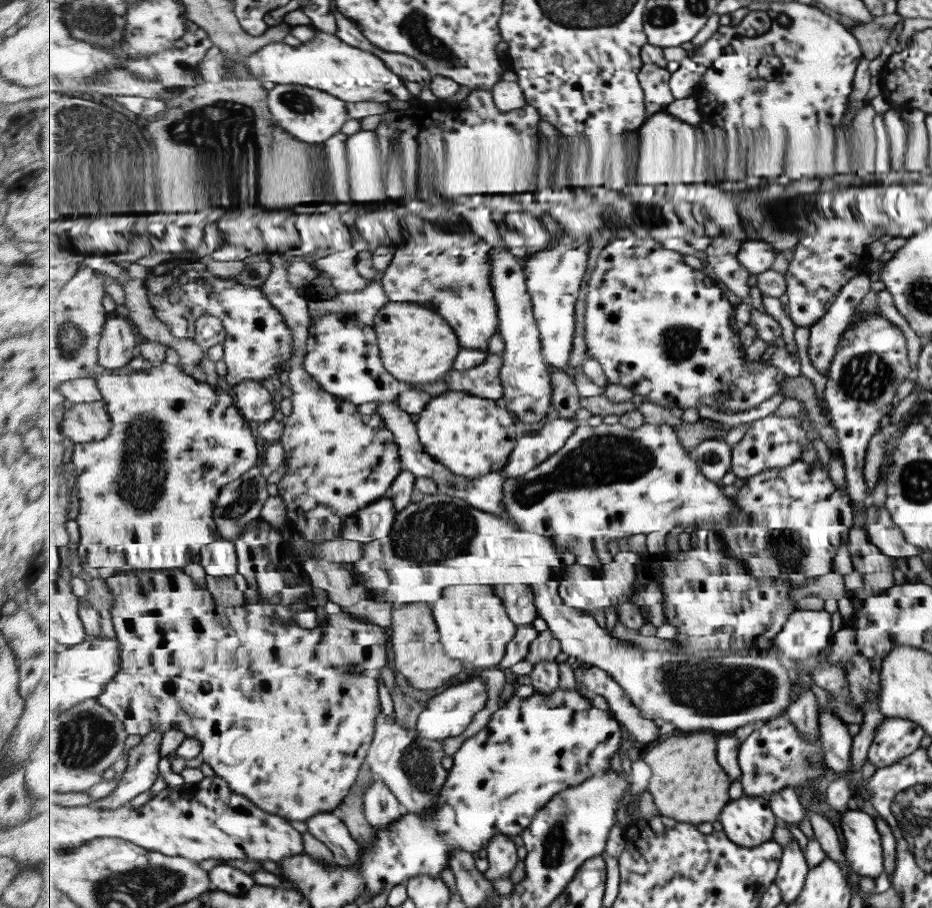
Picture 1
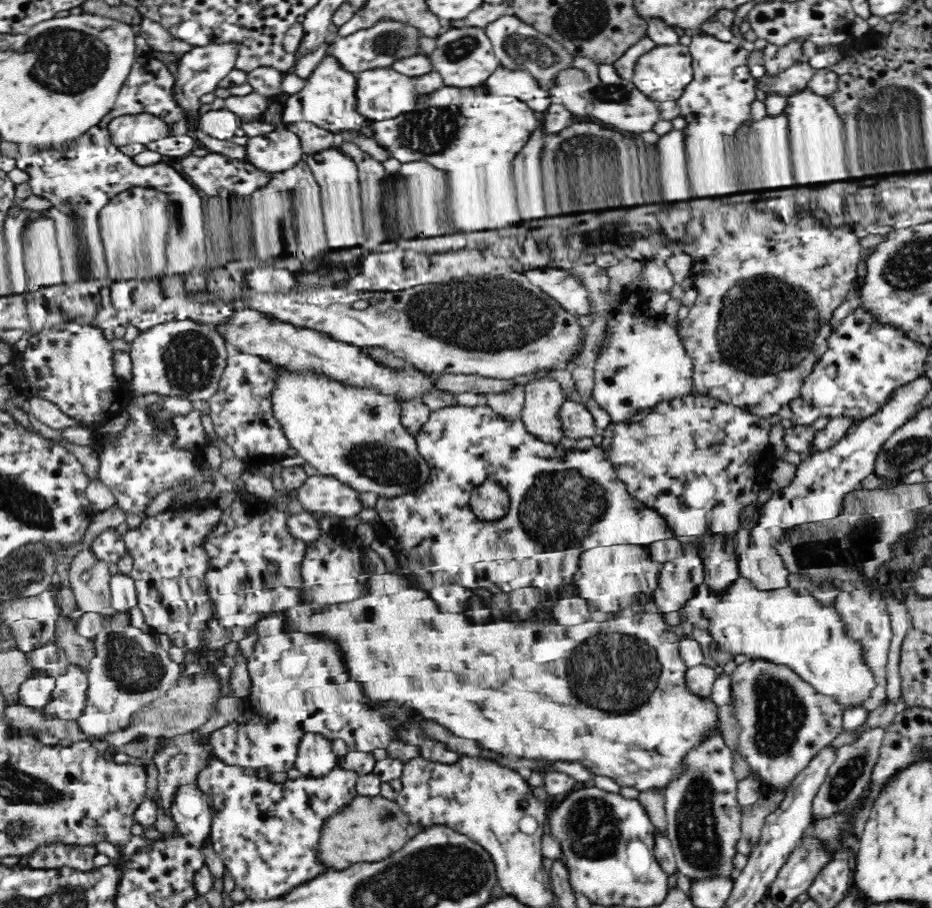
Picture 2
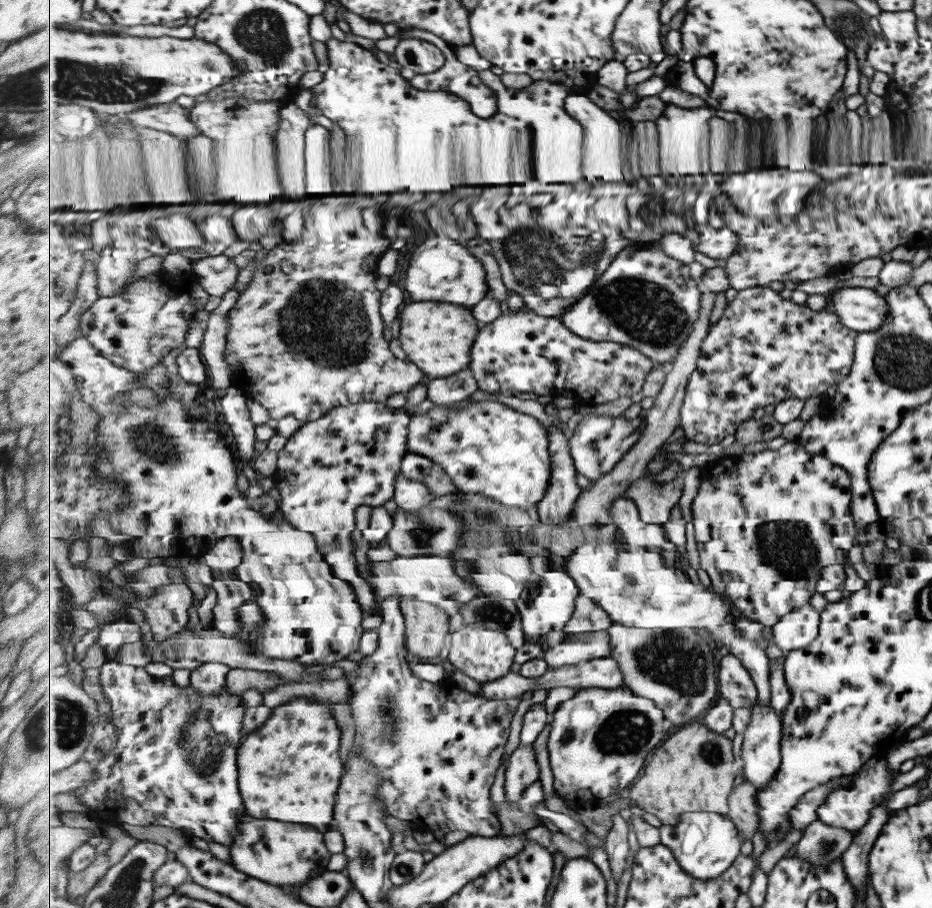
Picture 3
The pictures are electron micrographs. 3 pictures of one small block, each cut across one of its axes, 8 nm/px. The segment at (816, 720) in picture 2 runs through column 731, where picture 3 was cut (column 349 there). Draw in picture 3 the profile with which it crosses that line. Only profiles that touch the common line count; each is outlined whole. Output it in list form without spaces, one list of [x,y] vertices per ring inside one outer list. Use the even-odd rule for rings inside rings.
[[[393,595],[381,602],[384,619],[377,630],[377,649],[363,657],[359,670],[346,675],[353,691],[350,706],[353,706],[357,730],[355,746],[378,768],[375,772],[382,778],[382,784],[377,797],[385,802],[392,816],[405,820],[417,830],[429,830],[431,833],[440,830],[445,835],[453,830],[464,830],[470,837],[497,837],[501,833],[501,820],[499,814],[492,810],[491,786],[509,740],[511,720],[523,698],[489,699],[449,681],[432,683],[415,676],[405,660],[408,648],[402,597]]]

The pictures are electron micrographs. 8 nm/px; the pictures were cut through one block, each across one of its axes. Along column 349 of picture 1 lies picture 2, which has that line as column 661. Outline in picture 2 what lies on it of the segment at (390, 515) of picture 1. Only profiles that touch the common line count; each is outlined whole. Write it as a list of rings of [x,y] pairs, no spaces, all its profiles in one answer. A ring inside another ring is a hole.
[[[487,404],[446,406],[430,412],[414,439],[418,453],[430,467],[429,480],[416,492],[408,490],[392,498],[378,496],[376,536],[397,555],[401,568],[417,576],[422,590],[458,584],[474,590],[486,588],[496,594],[533,586],[555,601],[560,598],[558,590],[573,582],[581,552],[612,545],[646,547],[657,540],[674,538],[664,517],[628,492],[626,485],[617,477],[607,451],[601,447],[593,445],[586,450],[566,450],[559,442],[546,442],[532,434],[521,419],[507,419]],[[486,478],[504,482],[504,486],[508,486],[508,494],[512,494],[510,512],[500,522],[476,520],[468,506],[472,488]]]

